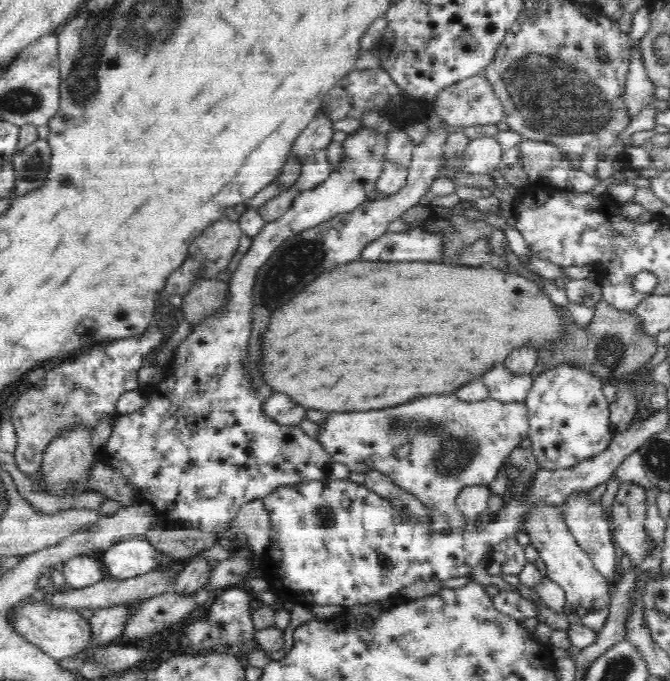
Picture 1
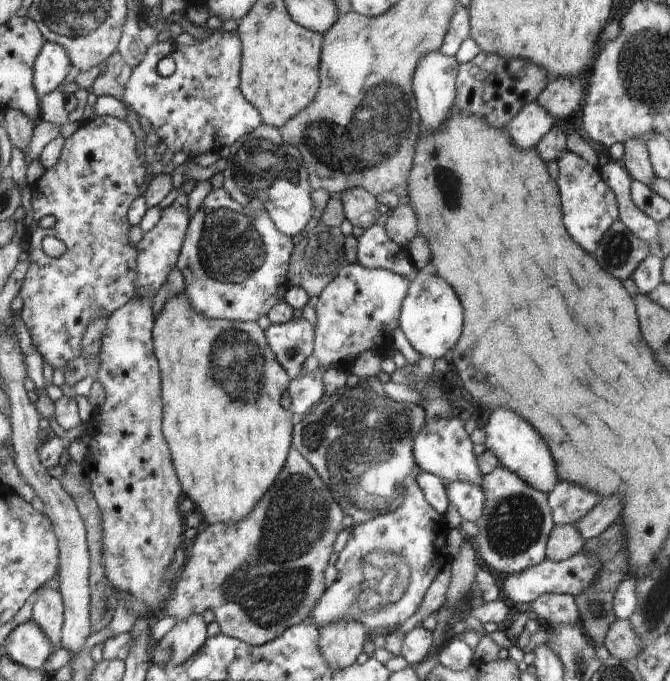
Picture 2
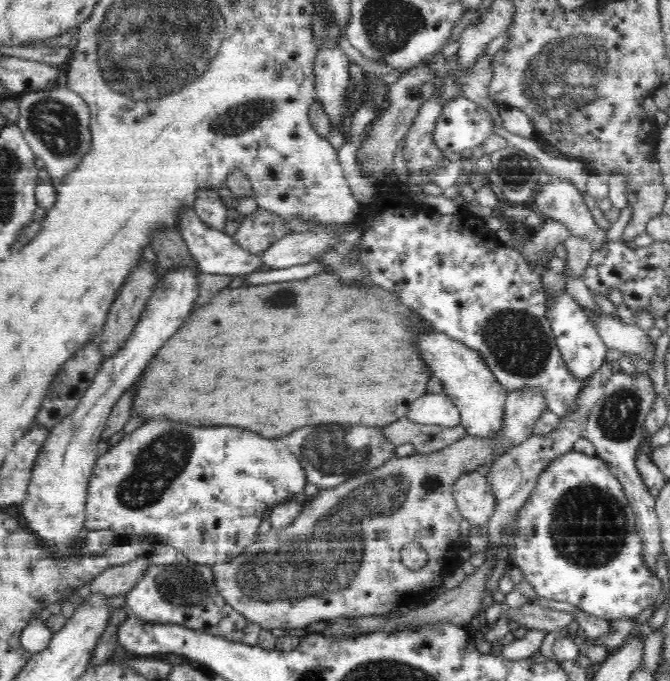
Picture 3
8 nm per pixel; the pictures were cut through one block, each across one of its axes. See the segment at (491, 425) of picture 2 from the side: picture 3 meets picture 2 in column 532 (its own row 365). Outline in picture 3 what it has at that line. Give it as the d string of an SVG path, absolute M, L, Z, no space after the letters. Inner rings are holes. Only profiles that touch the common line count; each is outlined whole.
M422 332L418 350L434 377L444 385L444 392L453 400L460 411L462 427L467 436L488 439L501 430L504 422L504 406L508 389L500 385L476 350L440 332Z

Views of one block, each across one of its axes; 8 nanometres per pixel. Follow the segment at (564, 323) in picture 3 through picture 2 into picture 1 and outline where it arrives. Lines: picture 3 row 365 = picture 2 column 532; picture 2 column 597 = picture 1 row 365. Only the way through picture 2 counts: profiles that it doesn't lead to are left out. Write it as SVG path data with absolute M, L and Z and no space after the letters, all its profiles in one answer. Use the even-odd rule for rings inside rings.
M562 364L536 377L525 400L532 453L544 470L567 469L606 450L614 438L610 425L608 400L602 393L604 380L583 367Z

